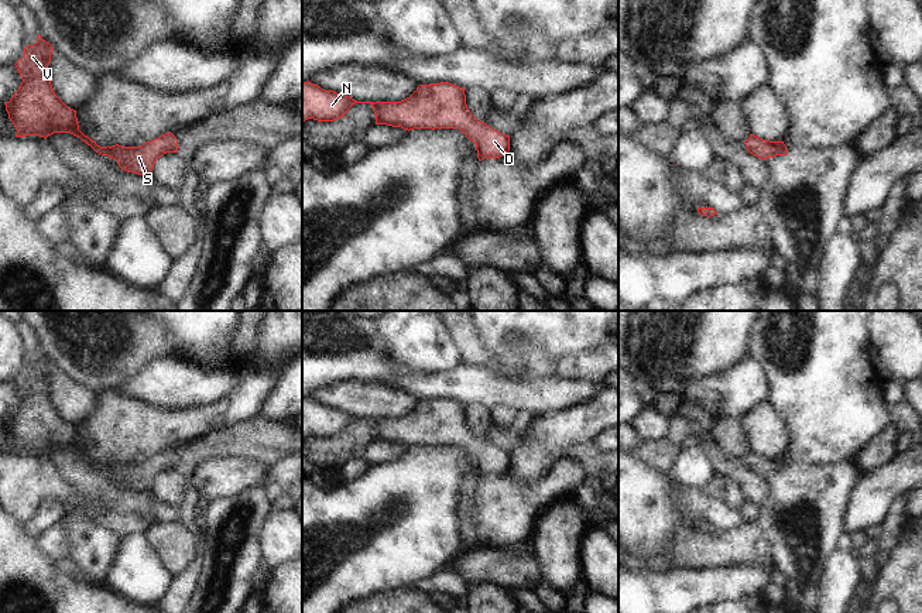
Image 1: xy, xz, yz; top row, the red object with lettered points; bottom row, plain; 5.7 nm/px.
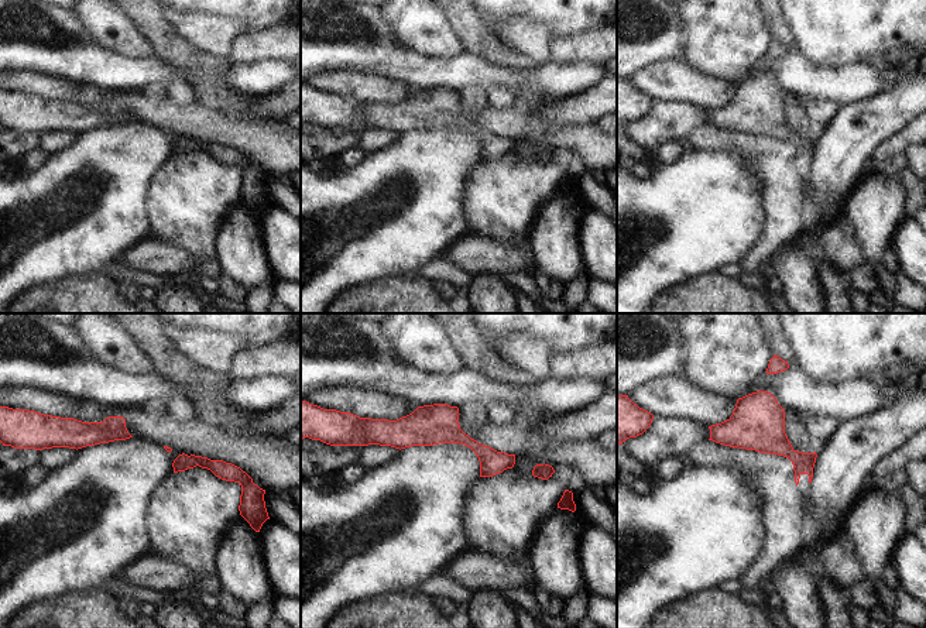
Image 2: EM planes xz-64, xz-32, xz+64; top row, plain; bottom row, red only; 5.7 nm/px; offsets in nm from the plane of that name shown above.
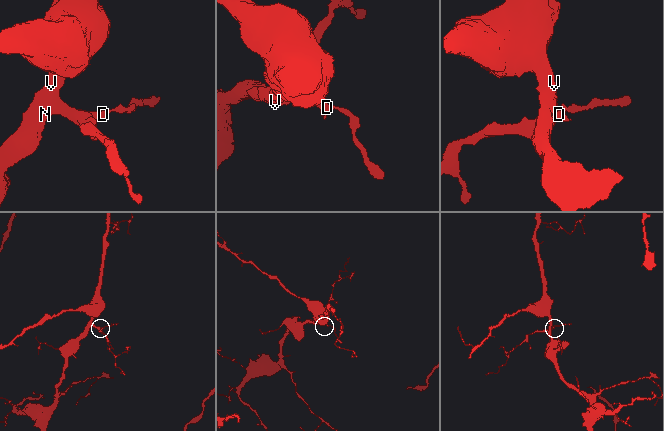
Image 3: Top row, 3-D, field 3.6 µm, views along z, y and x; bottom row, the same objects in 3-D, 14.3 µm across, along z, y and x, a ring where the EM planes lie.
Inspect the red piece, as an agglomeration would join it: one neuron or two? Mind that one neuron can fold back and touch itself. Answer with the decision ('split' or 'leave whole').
leave whole

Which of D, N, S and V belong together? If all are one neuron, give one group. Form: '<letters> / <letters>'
D N S V

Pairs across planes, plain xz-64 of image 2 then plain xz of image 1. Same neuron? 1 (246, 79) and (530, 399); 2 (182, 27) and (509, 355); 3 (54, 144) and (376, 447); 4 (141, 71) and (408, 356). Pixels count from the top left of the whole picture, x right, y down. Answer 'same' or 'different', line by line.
1: same
2: different
3: same
4: different

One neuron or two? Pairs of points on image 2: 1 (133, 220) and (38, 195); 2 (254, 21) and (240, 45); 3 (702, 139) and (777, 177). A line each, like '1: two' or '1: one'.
1: one
2: two
3: one

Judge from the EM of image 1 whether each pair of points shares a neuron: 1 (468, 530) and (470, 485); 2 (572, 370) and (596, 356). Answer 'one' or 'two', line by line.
1: one
2: one

